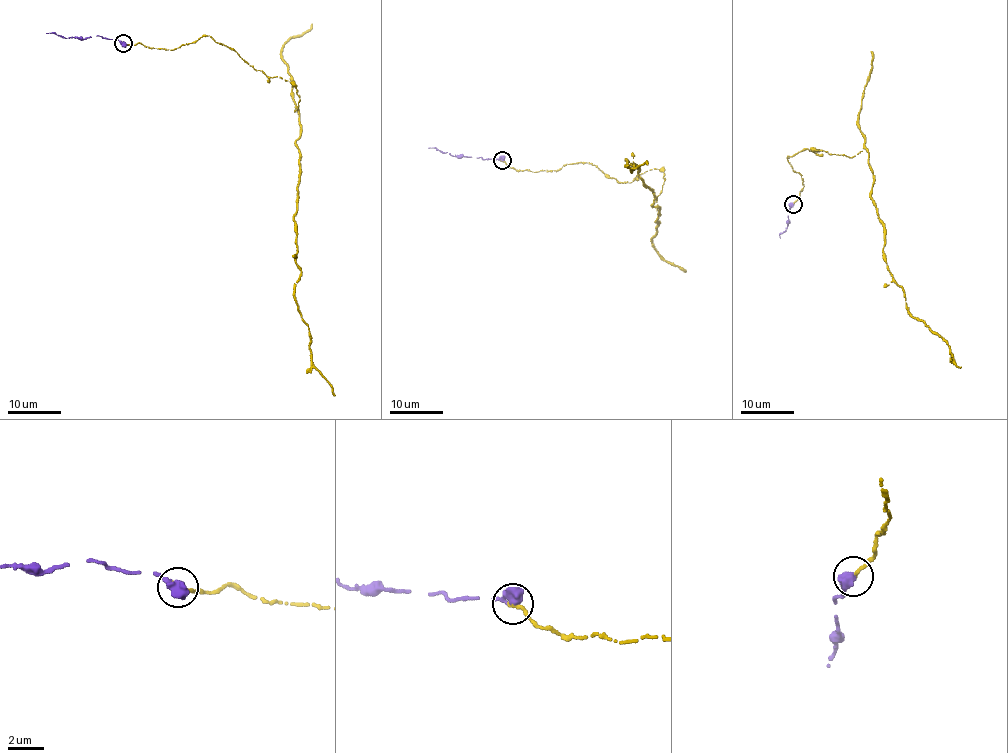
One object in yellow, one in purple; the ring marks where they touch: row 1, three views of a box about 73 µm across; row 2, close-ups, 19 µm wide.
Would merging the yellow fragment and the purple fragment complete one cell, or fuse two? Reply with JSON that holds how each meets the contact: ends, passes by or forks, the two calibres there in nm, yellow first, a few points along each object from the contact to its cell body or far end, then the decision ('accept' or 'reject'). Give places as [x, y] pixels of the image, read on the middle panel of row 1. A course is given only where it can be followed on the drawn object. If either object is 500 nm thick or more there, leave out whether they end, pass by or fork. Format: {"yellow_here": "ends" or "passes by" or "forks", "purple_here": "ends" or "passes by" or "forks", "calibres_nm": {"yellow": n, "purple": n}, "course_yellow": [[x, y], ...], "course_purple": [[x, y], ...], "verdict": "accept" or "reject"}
{"calibres_nm": {"yellow": 240, "purple": 600}, "course_yellow": [[502, 160], [533, 172], [588, 163], [630, 183], [654, 169], [659, 214], [627, 158], [632, 172], [647, 164]], "course_purple": [[502, 160], [458, 157], [429, 148]], "verdict": "accept"}

